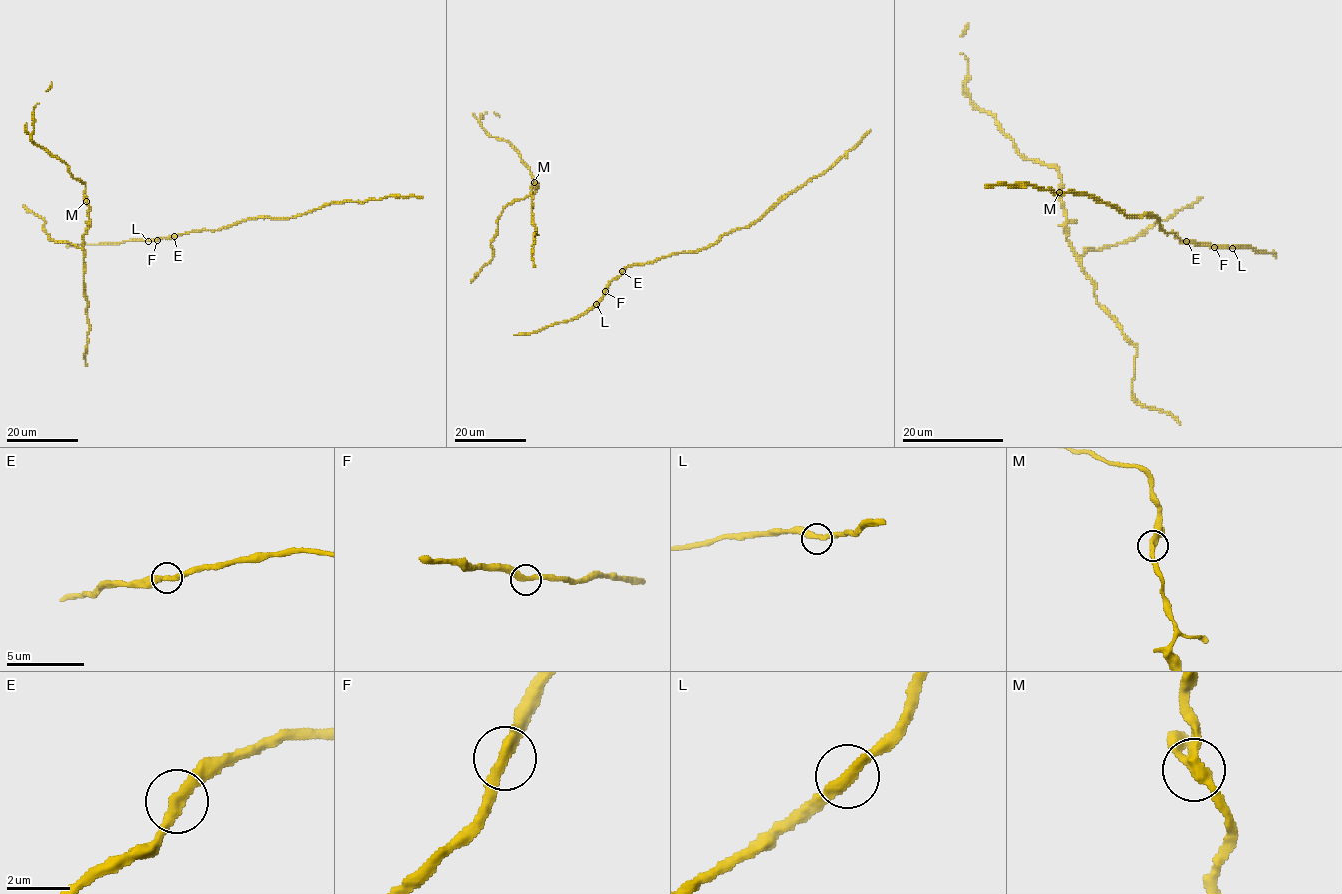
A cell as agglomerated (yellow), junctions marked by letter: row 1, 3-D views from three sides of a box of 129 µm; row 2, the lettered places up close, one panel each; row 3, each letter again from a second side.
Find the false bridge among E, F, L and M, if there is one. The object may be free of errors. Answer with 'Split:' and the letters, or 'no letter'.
Split: no letter

